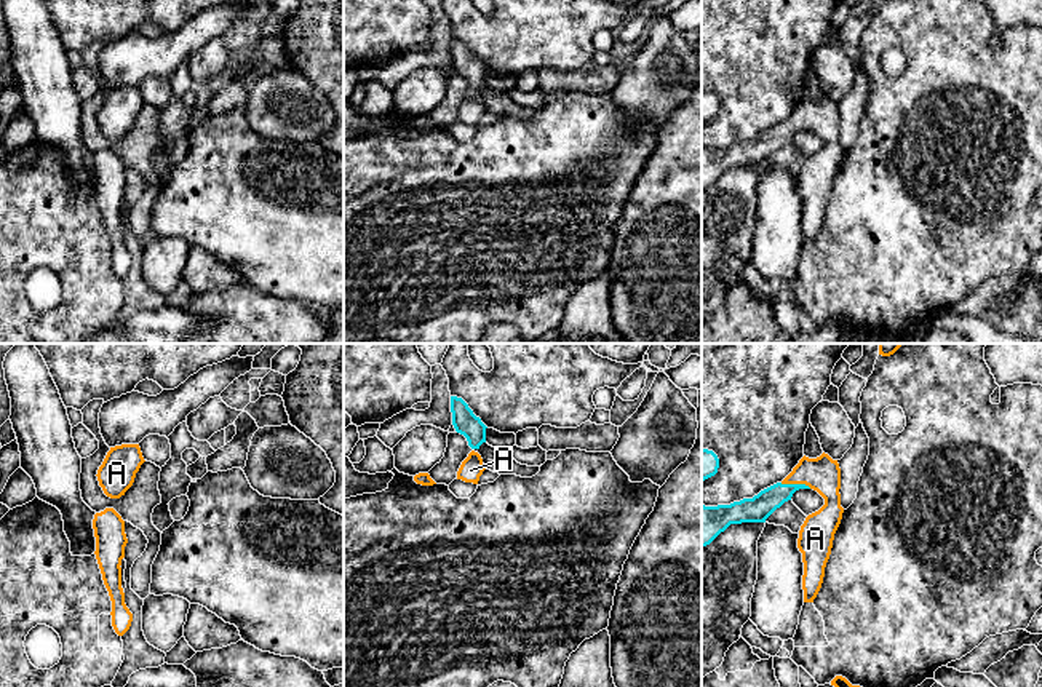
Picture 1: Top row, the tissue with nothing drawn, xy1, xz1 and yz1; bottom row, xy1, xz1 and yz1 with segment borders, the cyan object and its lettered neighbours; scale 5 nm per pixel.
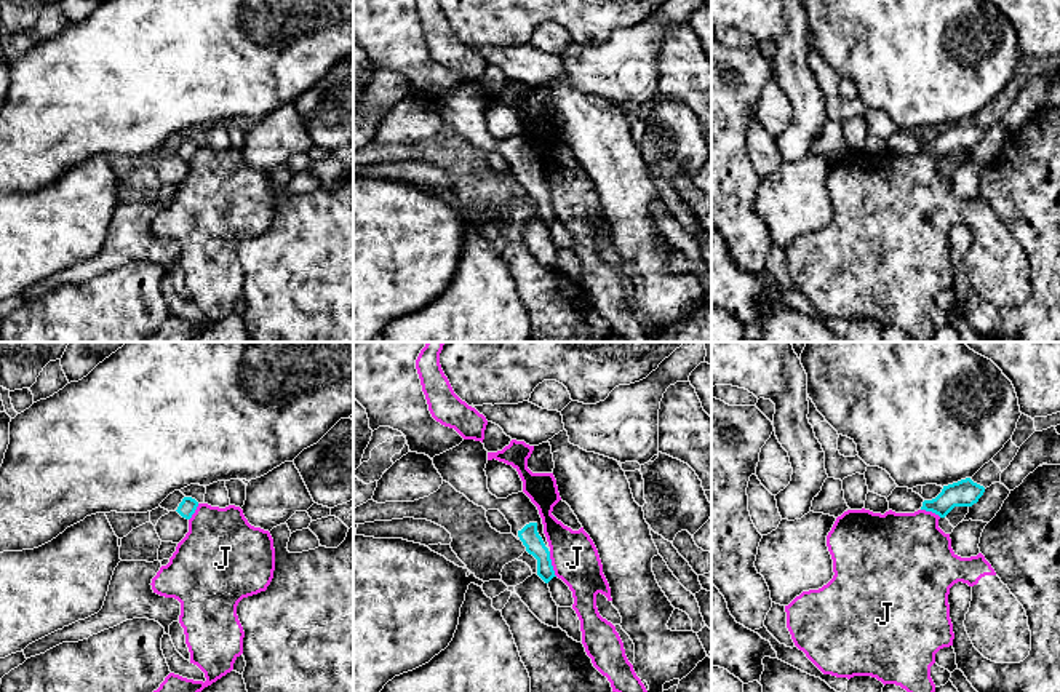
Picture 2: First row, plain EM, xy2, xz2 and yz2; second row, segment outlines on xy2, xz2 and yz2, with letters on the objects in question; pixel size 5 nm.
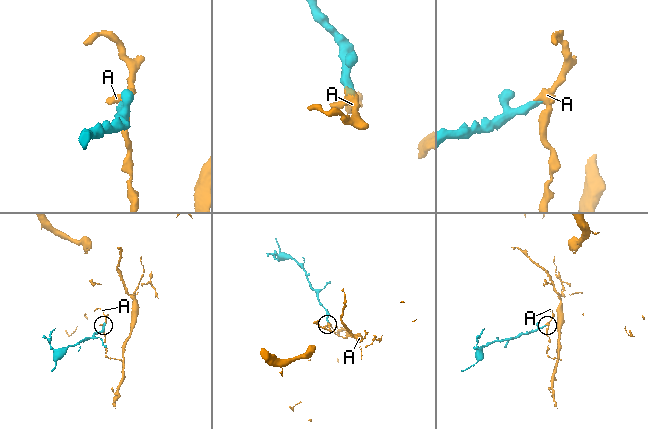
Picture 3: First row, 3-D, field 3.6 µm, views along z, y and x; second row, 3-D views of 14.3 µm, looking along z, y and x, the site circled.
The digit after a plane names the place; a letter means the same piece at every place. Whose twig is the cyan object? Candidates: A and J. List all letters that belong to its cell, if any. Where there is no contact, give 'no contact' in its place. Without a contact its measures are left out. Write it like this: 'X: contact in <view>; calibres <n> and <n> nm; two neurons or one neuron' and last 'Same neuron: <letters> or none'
A: contact in yz1; calibres 130 and 180 nm; one neuron
J: contact in xz2; calibres 100 and 240 nm; two neurons
Same neuron: A

